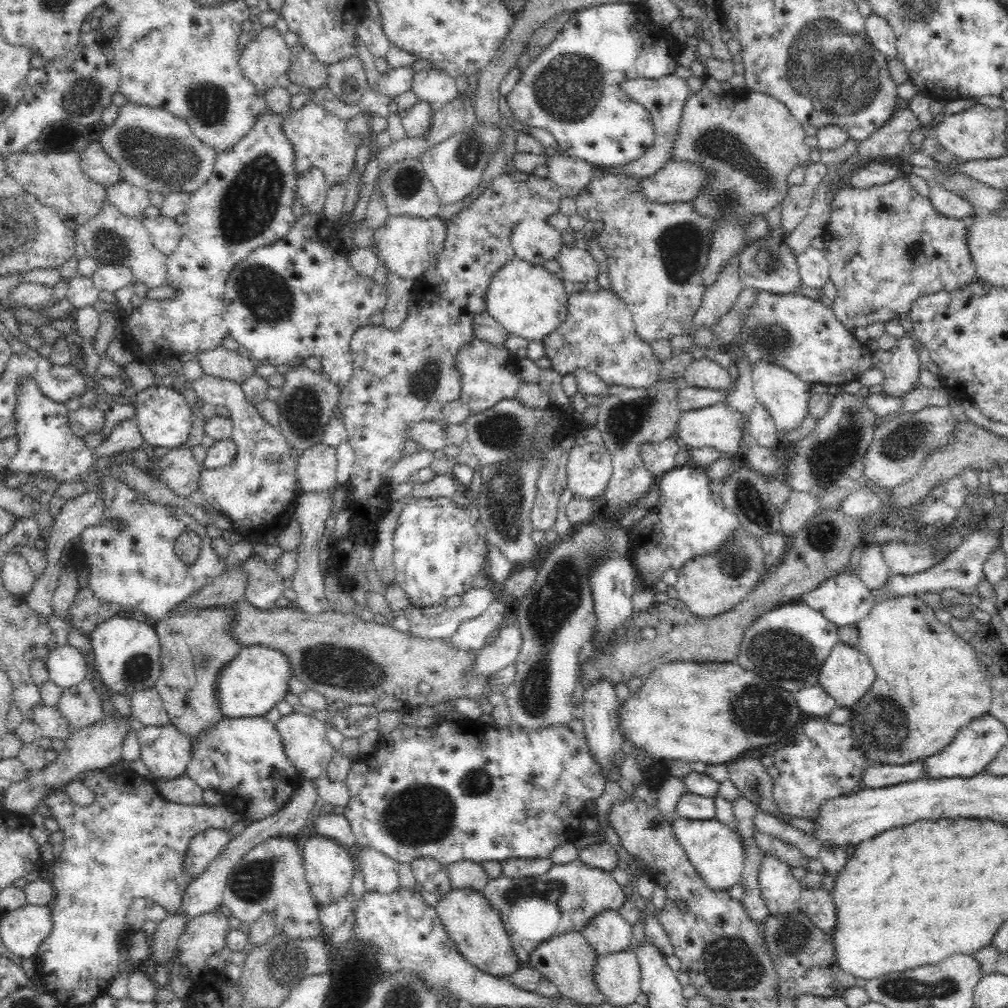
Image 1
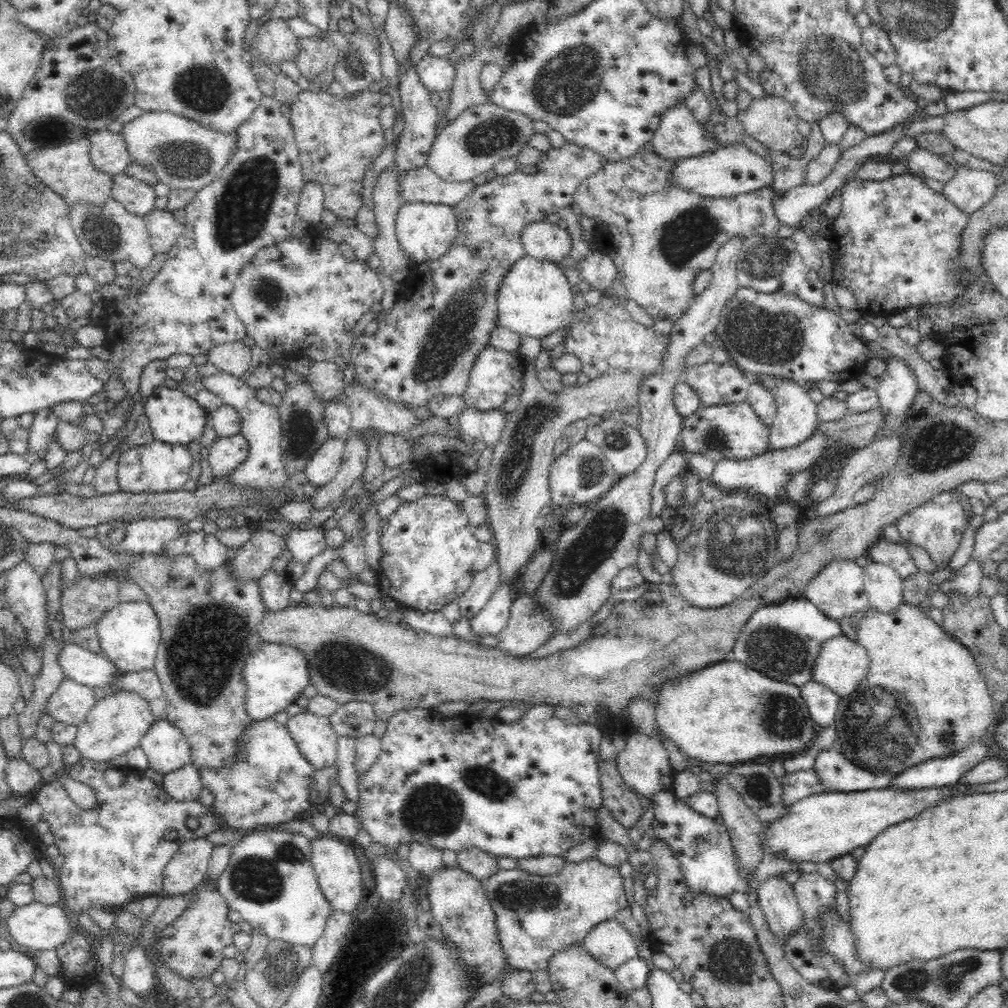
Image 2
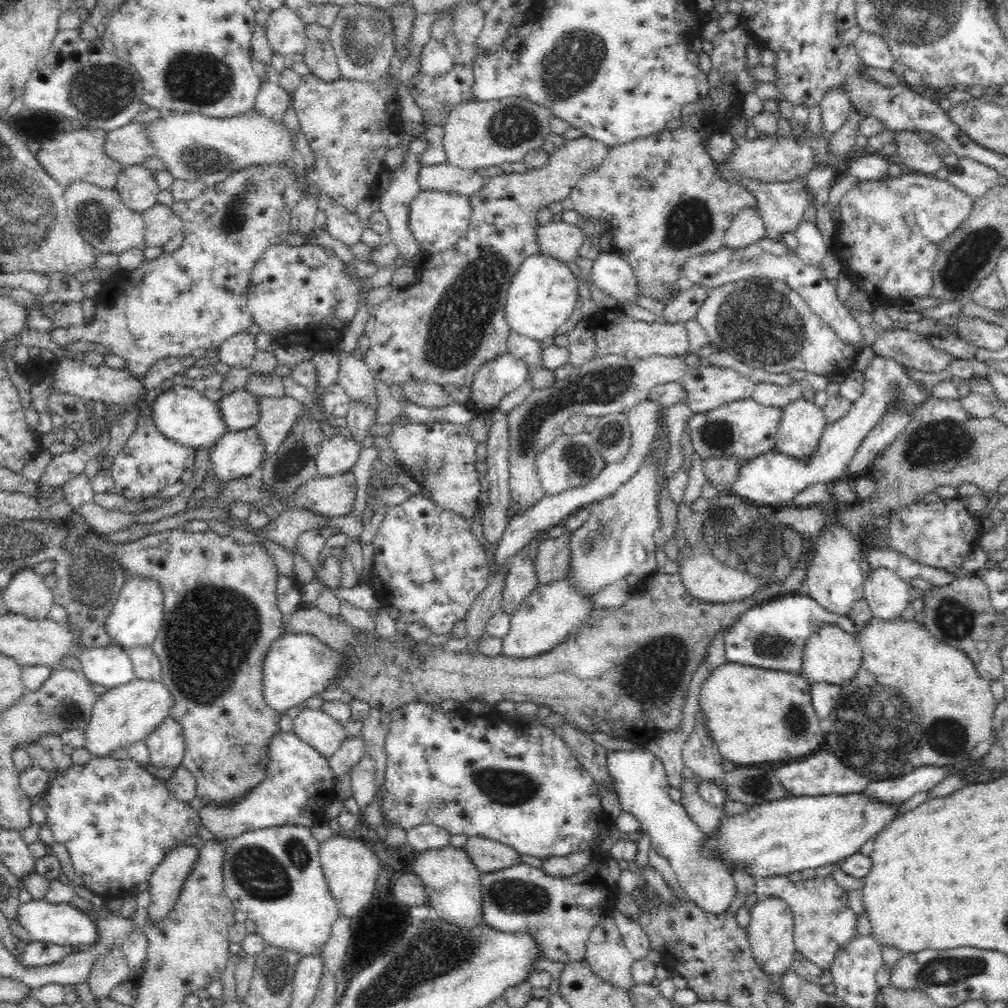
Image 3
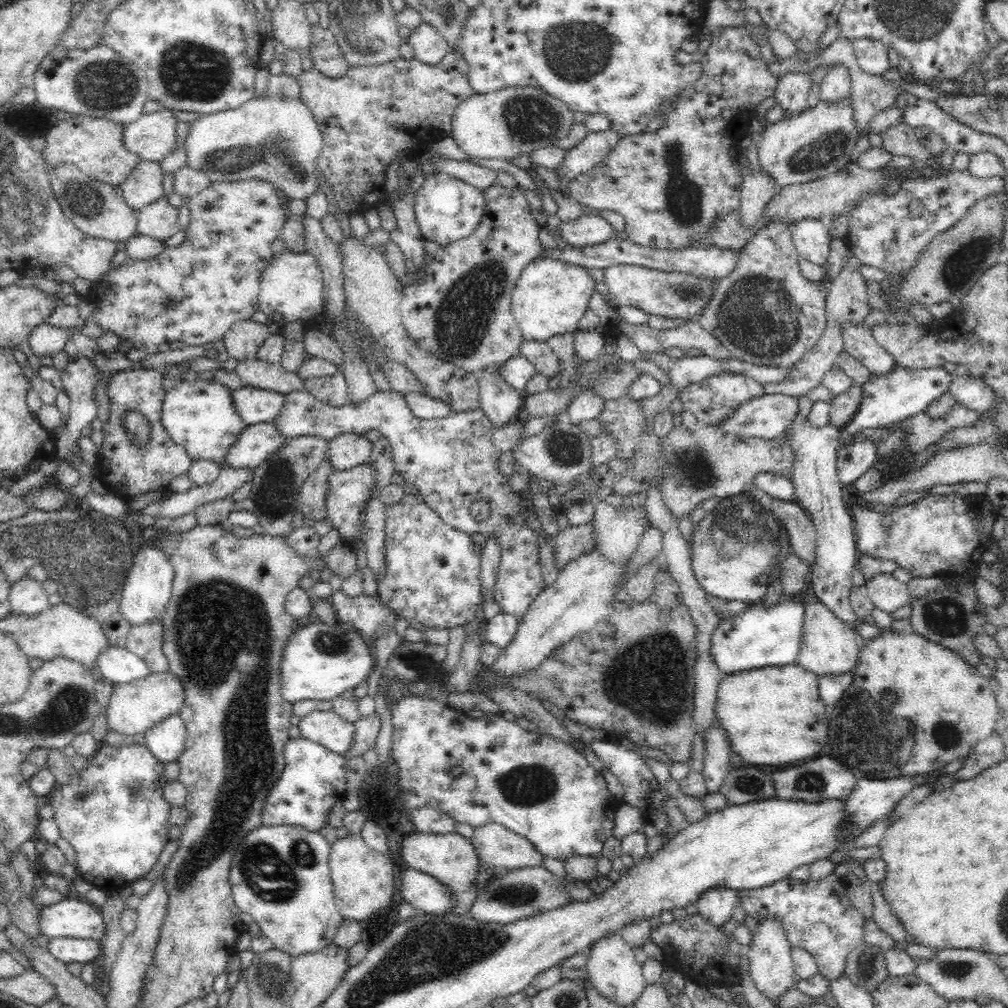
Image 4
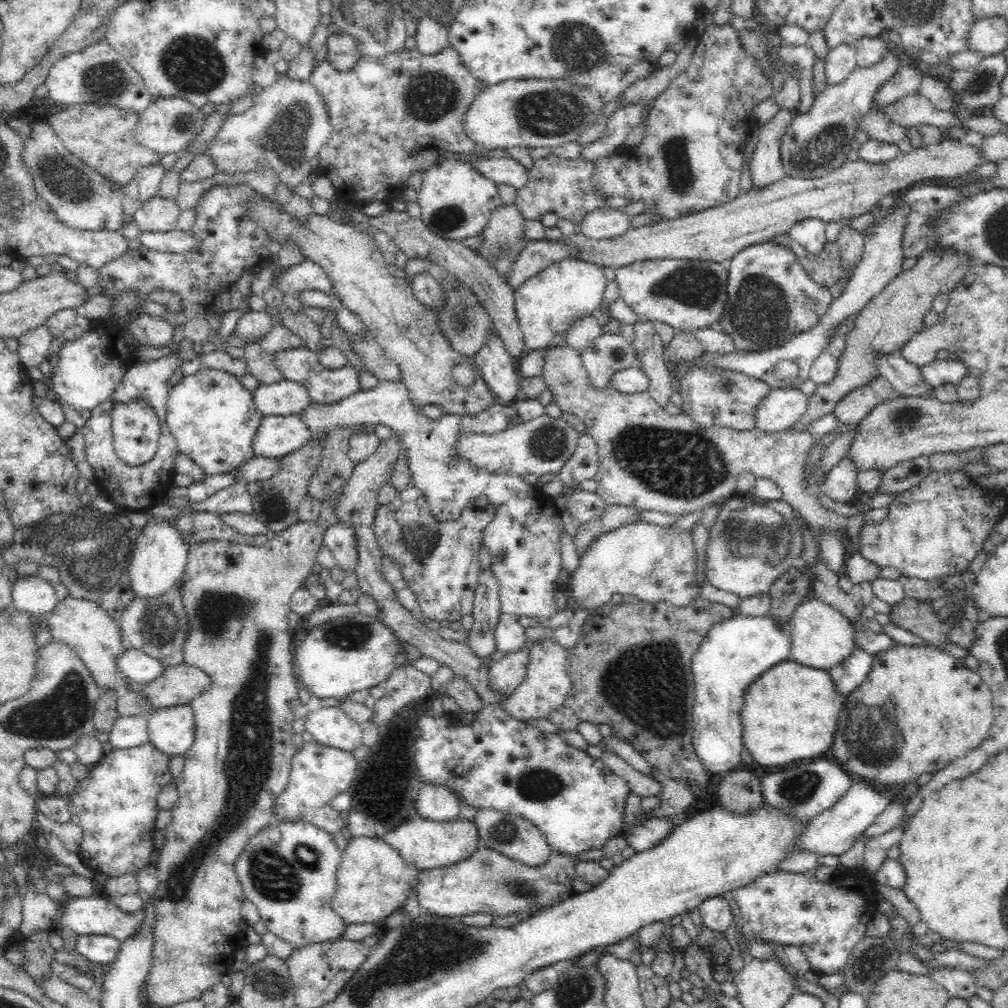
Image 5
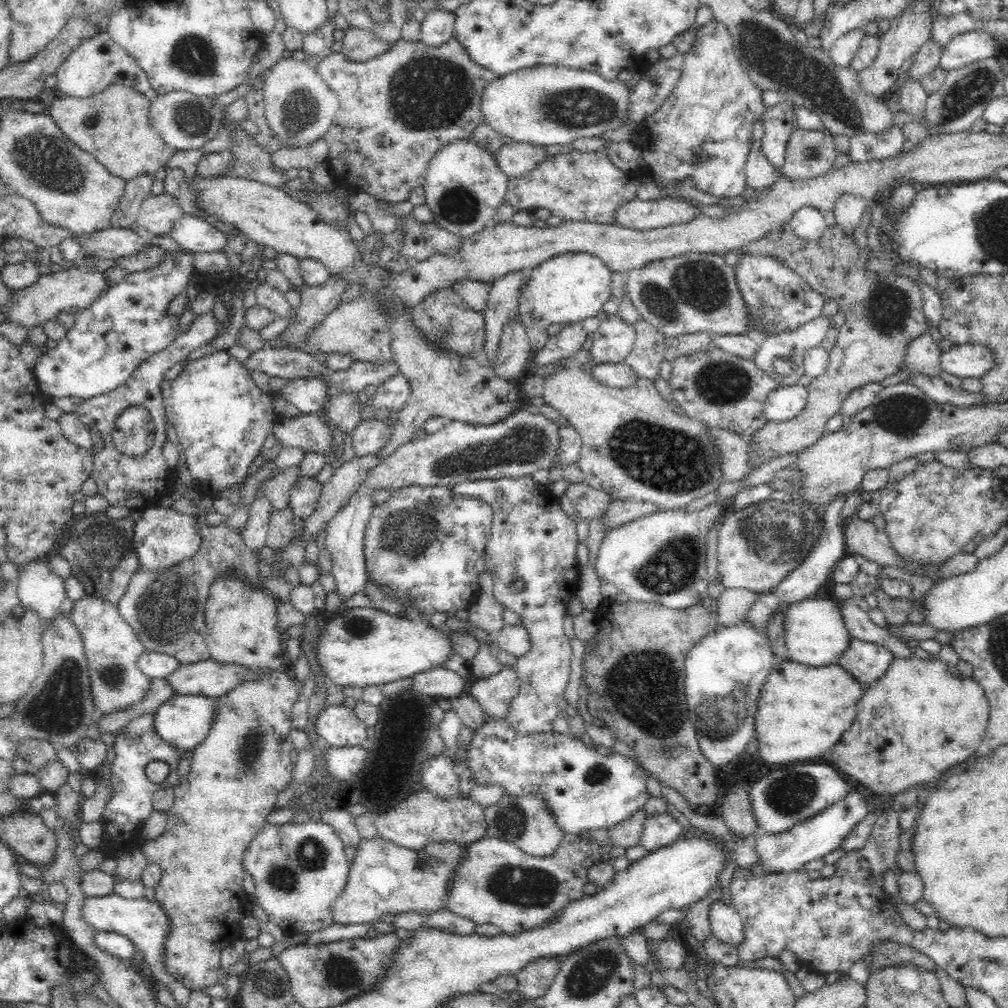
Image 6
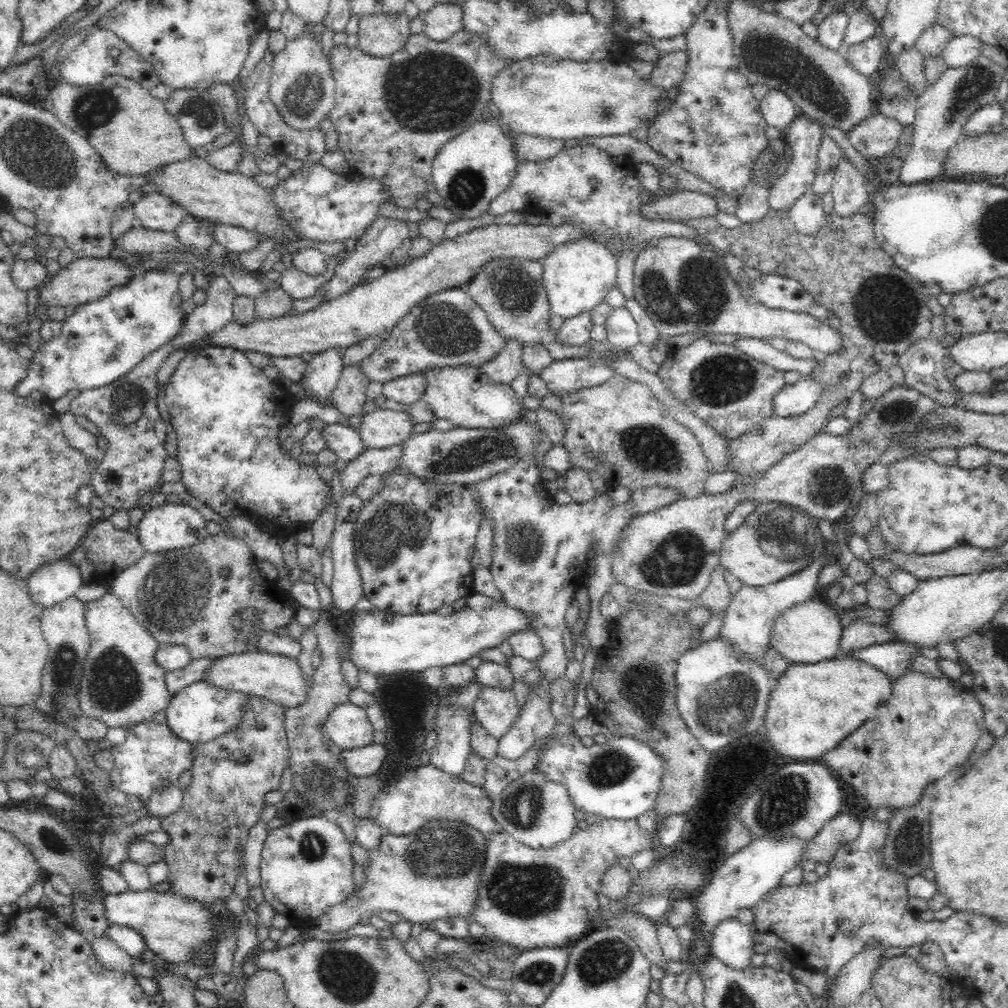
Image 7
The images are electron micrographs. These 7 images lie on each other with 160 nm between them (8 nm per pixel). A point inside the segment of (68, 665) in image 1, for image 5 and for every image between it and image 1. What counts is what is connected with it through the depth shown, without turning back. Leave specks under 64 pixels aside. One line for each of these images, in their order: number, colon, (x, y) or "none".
2: (95, 670)
3: (109, 666)
4: (118, 665)
5: (137, 666)

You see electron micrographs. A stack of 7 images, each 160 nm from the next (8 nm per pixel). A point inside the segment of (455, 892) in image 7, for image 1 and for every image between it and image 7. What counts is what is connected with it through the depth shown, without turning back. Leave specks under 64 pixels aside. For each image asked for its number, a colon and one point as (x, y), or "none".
1: (328, 869)
2: (334, 861)
3: (350, 868)
4: (362, 880)
5: (372, 881)
6: (384, 879)

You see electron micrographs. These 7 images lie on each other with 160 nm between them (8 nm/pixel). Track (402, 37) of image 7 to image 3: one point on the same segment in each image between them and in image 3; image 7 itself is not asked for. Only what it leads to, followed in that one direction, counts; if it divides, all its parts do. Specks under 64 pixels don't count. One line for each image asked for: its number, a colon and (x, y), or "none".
3: (320, 57)
4: (325, 55)
5: (342, 54)
6: (358, 45)

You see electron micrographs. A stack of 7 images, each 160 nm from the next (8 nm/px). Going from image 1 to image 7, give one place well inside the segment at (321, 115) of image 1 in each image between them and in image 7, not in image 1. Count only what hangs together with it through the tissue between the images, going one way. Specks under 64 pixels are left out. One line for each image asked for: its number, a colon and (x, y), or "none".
2: (337, 139)
3: (347, 123)
4: (367, 117)
5: (391, 116)
6: (397, 110)
7: (392, 114)

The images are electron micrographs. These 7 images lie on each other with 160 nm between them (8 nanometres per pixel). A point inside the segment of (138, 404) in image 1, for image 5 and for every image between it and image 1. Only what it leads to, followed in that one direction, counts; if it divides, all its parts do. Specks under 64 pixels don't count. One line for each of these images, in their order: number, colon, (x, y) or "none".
2: (174, 418)
3: (182, 414)
4: (198, 415)
5: (211, 415)

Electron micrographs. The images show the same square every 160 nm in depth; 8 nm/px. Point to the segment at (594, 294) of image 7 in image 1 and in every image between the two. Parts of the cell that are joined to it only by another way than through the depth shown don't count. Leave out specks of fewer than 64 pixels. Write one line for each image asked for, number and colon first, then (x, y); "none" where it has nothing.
1: (530, 302)
2: (534, 299)
3: (542, 296)
4: (551, 296)
5: (550, 302)
6: (568, 288)

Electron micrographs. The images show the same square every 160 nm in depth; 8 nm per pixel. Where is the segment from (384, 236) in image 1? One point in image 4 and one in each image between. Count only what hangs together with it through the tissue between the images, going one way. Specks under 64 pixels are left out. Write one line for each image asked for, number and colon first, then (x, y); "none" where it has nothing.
2: (425, 231)
3: (437, 220)
4: (446, 209)

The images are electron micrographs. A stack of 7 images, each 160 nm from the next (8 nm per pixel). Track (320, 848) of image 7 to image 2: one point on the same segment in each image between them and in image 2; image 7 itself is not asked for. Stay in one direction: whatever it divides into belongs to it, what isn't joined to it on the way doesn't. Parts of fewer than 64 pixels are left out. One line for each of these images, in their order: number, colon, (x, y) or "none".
2: (269, 880)
3: (273, 875)
4: (279, 875)
5: (287, 870)
6: (298, 870)

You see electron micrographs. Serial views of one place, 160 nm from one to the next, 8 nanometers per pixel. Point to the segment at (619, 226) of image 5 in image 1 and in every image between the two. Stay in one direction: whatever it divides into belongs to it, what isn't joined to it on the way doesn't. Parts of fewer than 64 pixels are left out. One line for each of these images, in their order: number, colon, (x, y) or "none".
1: (534, 241)
2: (545, 241)
3: (561, 240)
4: (586, 230)

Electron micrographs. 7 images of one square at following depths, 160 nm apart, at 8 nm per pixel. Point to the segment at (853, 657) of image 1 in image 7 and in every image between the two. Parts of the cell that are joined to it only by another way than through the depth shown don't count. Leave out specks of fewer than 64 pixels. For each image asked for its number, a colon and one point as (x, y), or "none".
2: (842, 664)
3: (831, 655)
4: (829, 647)
5: (821, 637)
6: (815, 632)
7: (808, 632)

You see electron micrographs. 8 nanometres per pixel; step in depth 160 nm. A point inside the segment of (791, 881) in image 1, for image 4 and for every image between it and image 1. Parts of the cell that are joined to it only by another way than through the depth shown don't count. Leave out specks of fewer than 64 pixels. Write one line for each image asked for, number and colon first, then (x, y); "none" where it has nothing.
2: (777, 899)
3: (770, 931)
4: (771, 964)

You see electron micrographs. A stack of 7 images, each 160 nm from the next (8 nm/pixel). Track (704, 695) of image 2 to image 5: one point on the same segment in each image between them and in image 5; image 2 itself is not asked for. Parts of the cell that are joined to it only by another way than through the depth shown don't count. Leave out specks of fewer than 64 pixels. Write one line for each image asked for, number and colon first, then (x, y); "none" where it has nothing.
3: (754, 715)
4: (772, 715)
5: (789, 712)

